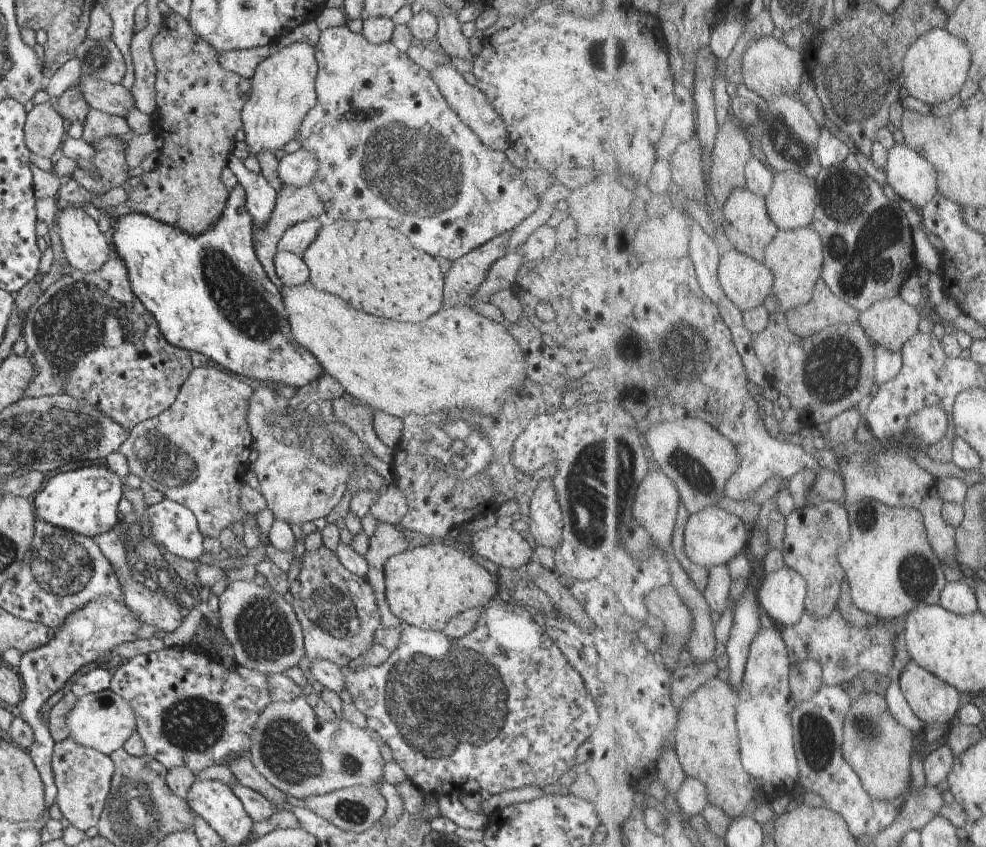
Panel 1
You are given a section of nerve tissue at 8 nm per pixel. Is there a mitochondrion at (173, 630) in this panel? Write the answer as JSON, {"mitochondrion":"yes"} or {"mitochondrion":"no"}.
{"mitochondrion":"no"}

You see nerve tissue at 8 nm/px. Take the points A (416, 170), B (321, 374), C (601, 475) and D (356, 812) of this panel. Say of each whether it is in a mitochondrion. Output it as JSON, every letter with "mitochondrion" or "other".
{"A":"mitochondrion","B":"other","C":"mitochondrion","D":"mitochondrion"}

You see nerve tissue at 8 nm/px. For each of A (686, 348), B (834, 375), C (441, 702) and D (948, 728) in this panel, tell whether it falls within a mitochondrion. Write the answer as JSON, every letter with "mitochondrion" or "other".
{"A":"mitochondrion","B":"mitochondrion","C":"mitochondrion","D":"other"}

